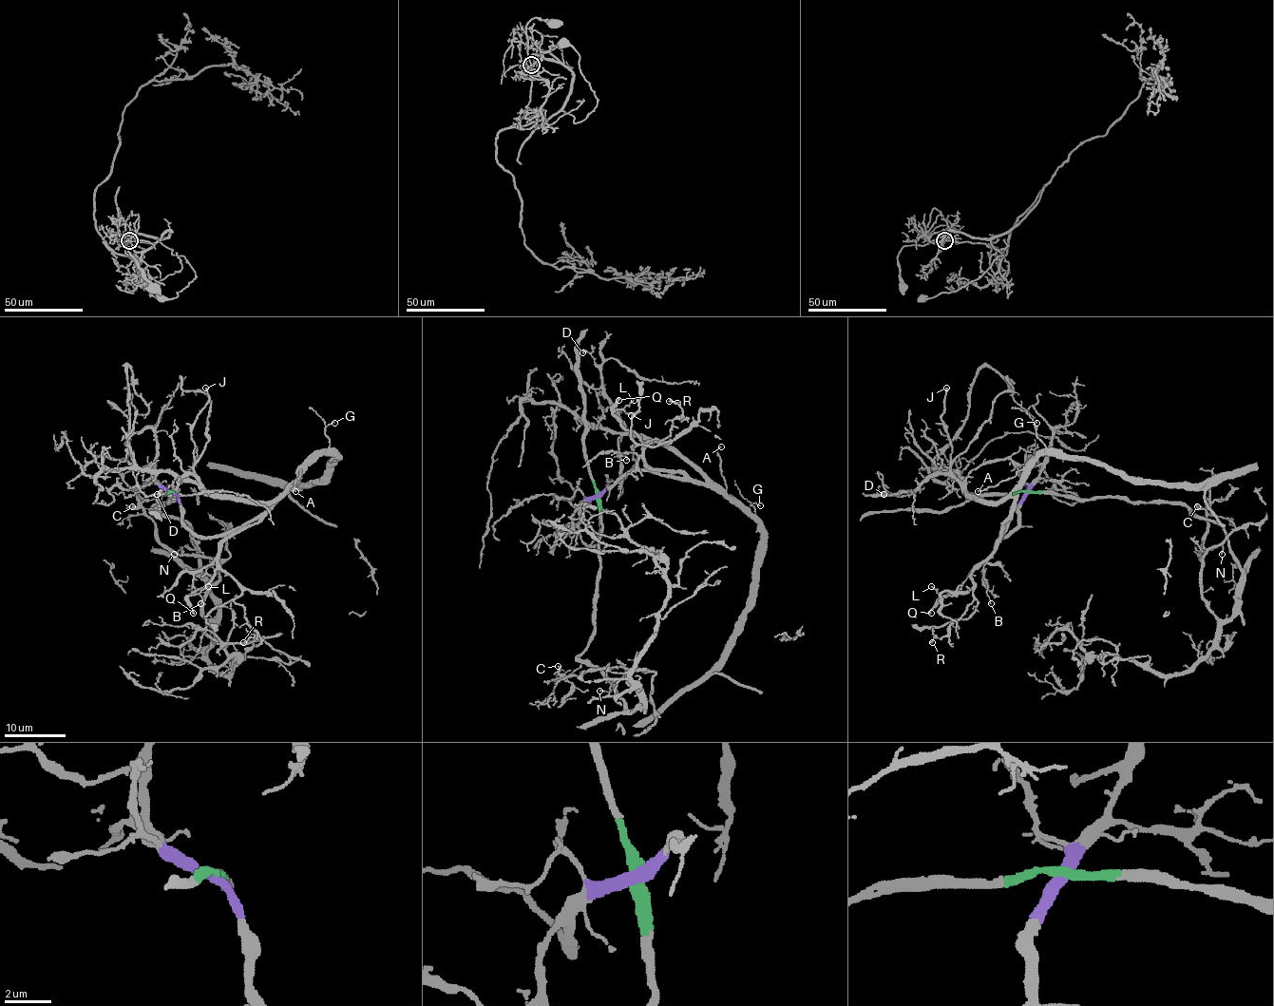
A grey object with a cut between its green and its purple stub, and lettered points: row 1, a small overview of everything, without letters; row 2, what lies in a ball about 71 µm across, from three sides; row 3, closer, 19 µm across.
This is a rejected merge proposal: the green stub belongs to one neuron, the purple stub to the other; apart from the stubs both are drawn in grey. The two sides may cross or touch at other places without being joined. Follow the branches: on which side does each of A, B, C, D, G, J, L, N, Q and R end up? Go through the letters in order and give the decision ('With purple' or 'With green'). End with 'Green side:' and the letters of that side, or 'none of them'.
A: With purple
B: With purple
C: With green
D: With purple
G: With purple
J: With purple
L: With purple
N: With green
Q: With purple
R: With purple
Green side: C, N

